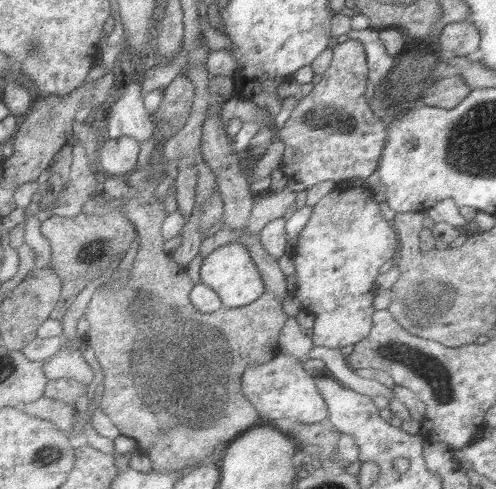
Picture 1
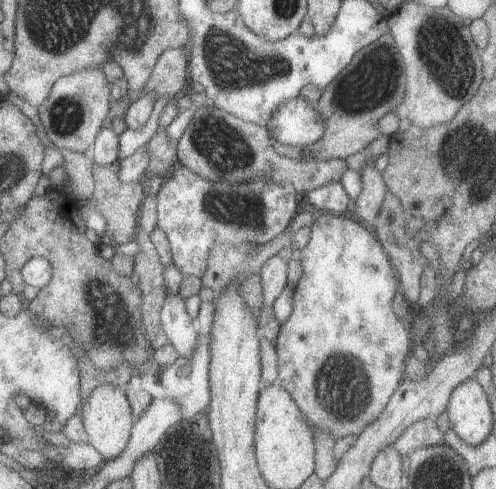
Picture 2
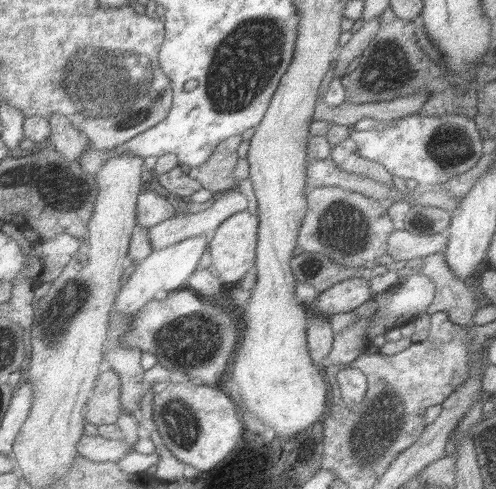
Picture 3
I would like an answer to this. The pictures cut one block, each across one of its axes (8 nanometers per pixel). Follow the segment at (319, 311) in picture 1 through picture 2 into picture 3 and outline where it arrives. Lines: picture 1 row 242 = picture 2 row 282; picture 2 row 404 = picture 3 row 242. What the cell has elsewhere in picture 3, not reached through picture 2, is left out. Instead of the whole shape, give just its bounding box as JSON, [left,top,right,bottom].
[299,186,395,268]

